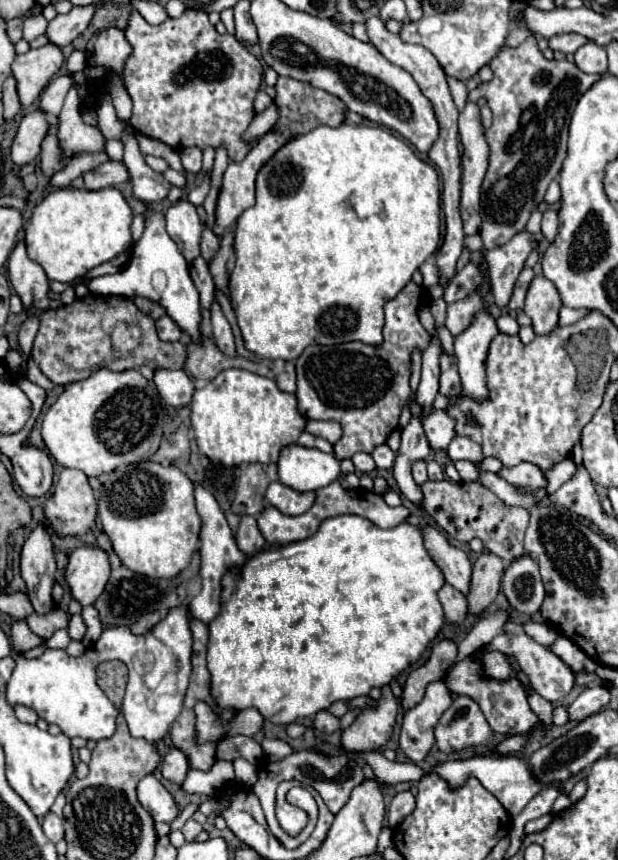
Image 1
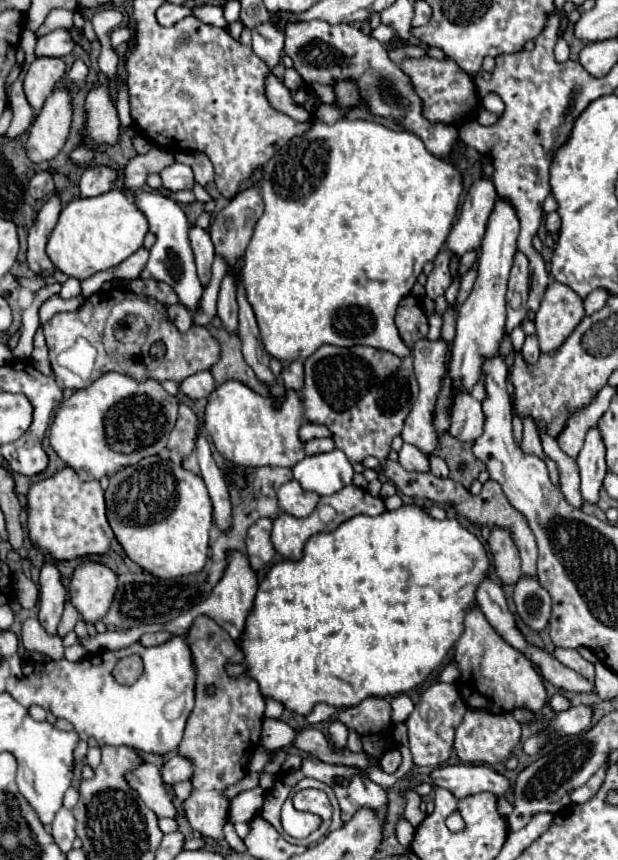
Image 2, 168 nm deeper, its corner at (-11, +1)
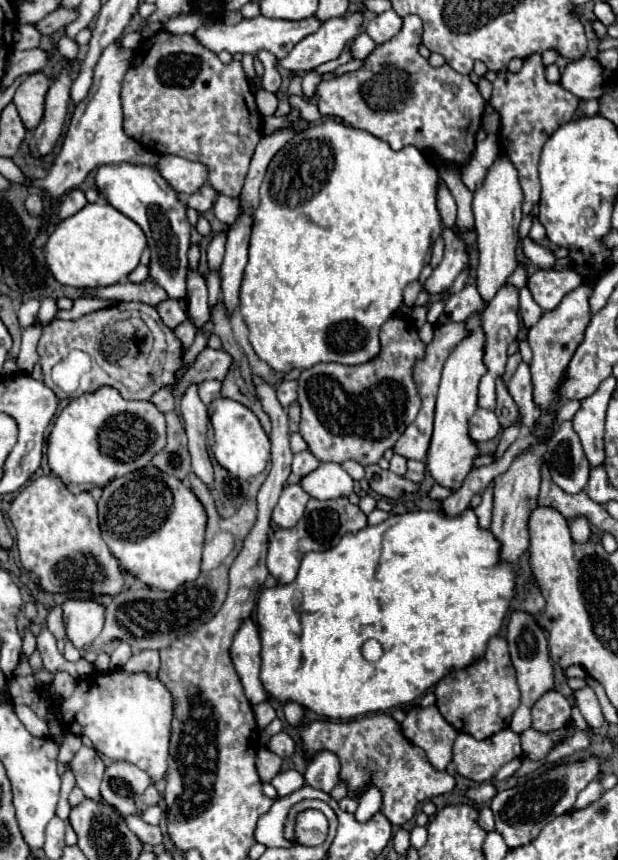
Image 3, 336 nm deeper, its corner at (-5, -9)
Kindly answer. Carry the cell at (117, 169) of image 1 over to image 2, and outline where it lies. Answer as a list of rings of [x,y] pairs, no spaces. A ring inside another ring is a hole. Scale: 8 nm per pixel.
[[[88,166],[80,178],[80,196],[100,196],[114,188],[118,170],[110,166]]]

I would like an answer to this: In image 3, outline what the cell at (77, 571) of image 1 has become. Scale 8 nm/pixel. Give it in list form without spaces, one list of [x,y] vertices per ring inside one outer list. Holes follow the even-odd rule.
[[[66,600],[64,606],[64,626],[66,638],[78,648],[88,648],[104,624],[104,606],[94,600]]]

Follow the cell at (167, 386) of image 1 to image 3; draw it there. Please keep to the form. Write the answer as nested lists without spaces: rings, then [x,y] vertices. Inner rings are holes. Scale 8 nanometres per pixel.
[[[206,380],[206,382],[200,384],[200,398],[204,400],[206,406],[208,406],[214,398],[218,398],[220,388],[222,388],[222,384],[220,384],[218,380]]]

